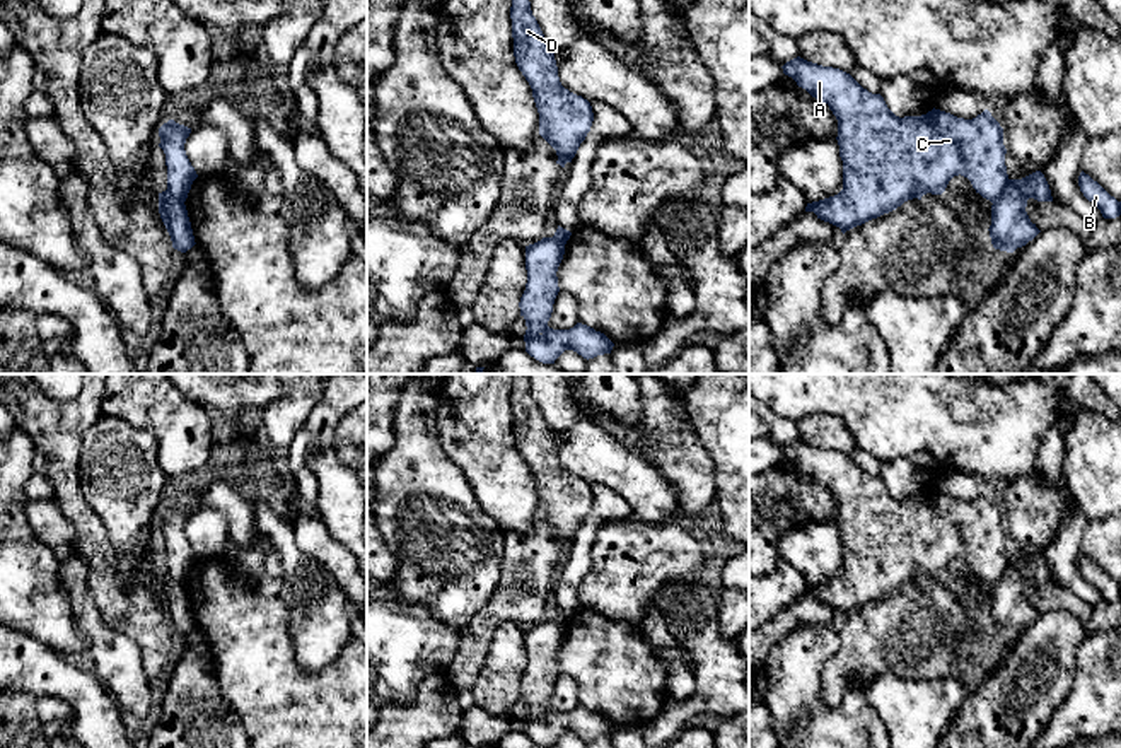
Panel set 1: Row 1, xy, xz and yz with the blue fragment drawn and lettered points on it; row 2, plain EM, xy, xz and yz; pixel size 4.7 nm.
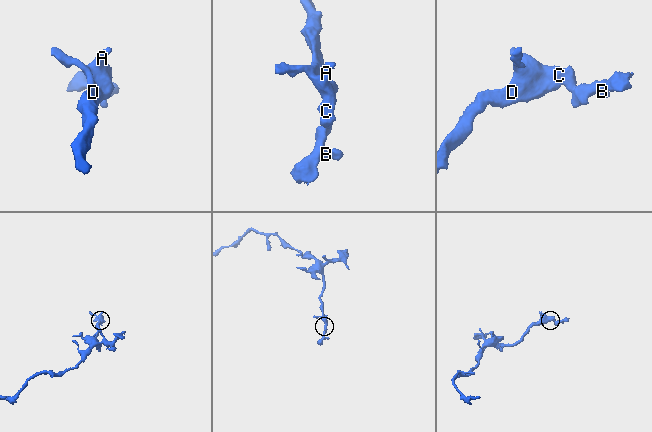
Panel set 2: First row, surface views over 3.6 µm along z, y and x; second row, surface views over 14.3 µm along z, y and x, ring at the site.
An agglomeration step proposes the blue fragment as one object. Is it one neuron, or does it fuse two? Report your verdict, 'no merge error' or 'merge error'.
merge error

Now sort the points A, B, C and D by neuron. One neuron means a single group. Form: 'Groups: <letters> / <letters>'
Groups: A C D / B

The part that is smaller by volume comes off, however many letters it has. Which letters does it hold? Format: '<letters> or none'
B

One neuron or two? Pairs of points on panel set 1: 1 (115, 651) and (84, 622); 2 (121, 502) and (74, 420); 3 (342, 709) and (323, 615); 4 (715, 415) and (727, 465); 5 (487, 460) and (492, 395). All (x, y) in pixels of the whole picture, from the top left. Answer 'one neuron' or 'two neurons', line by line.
1: one neuron
2: two neurons
3: two neurons
4: one neuron
5: one neuron

